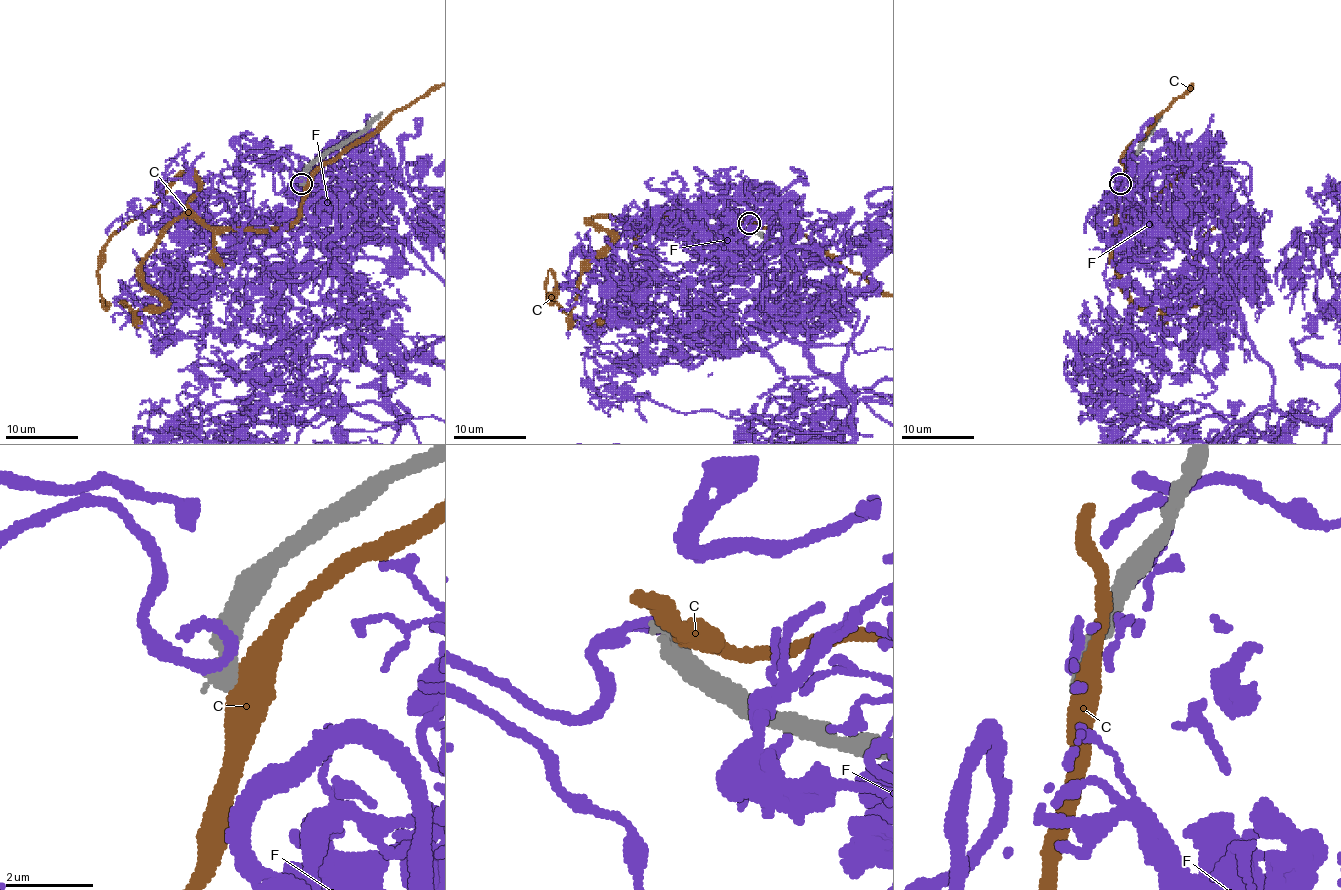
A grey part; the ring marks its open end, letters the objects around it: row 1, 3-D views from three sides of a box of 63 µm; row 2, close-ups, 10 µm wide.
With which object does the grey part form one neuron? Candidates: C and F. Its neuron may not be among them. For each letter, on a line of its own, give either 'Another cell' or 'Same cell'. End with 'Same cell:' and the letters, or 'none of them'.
C: Another cell
F: Another cell
Same cell: none of them

